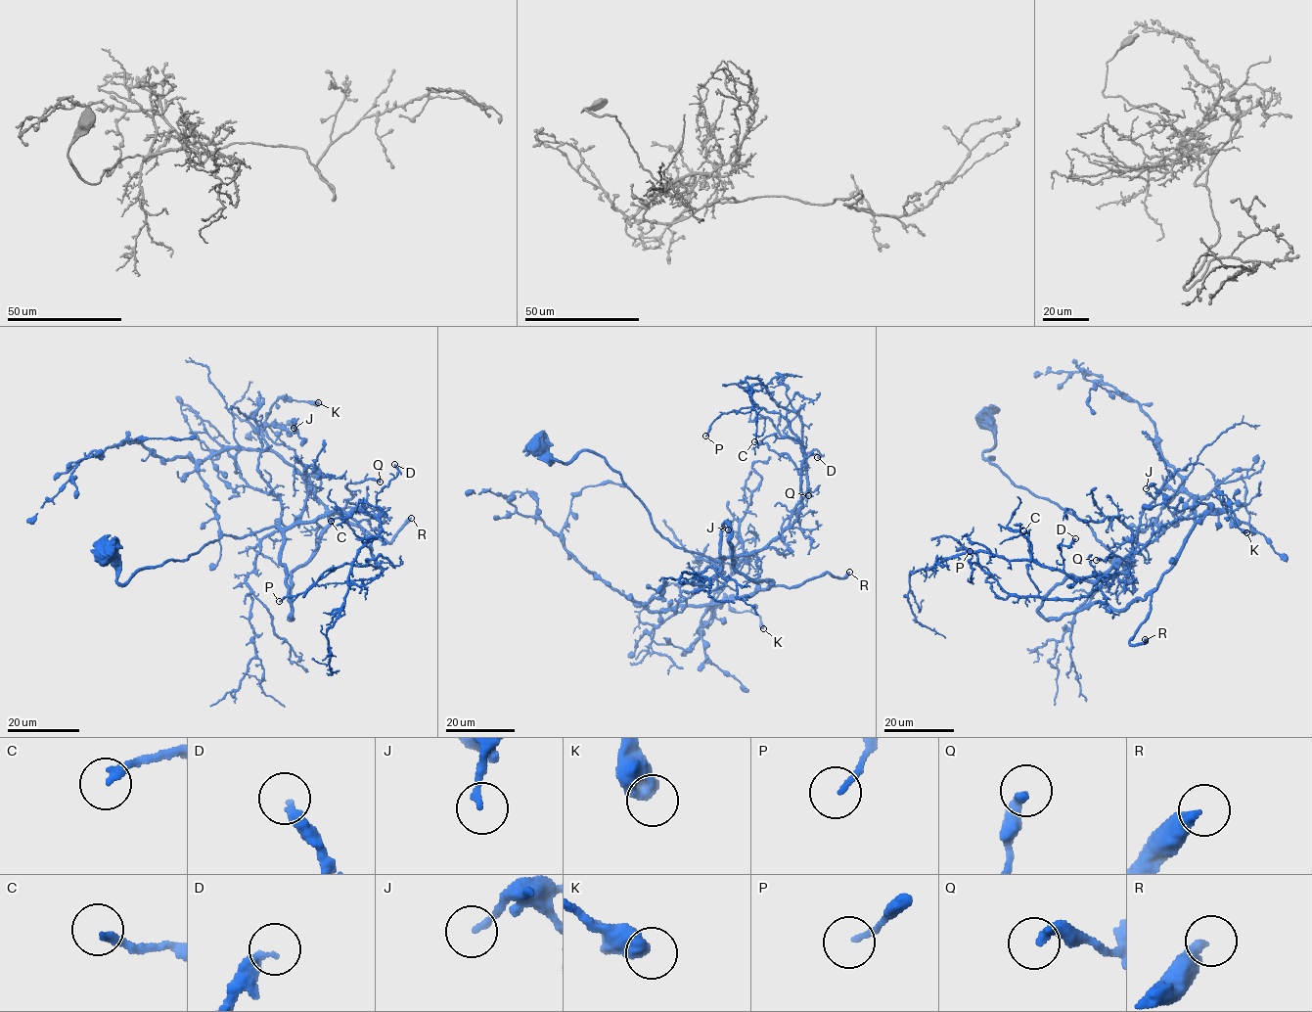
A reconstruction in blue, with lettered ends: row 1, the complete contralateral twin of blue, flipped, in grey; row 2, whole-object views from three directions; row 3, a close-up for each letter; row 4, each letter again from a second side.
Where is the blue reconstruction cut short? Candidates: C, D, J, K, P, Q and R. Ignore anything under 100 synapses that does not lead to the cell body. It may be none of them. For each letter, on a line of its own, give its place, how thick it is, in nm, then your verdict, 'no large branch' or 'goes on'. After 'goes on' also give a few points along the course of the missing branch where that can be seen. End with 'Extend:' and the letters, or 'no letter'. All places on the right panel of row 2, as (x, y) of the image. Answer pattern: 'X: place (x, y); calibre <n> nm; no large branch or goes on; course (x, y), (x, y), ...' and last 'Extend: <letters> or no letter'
C: place (1023, 530); calibre 220 nm; no large branch
D: place (1075, 538); calibre 320 nm; no large branch
J: place (1146, 488); calibre 190 nm; no large branch
K: place (1246, 532); calibre 600 nm; no large branch
P: place (970, 551); calibre 140 nm; no large branch
Q: place (1096, 560); calibre 300 nm; no large branch
R: place (1145, 639); calibre 380 nm; goes on; course (1145, 639), (1161, 675), (1216, 653), (1234, 657), (1250, 692), (1217, 723), (1151, 716)
Extend: R

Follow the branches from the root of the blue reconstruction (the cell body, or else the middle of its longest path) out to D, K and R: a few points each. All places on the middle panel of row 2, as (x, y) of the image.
D: (538, 443), (552, 463), (601, 456), (656, 530), (715, 560), (781, 535), (807, 489), (801, 461), (817, 457)
K: (538, 443), (552, 463), (601, 456), (677, 547), (746, 555), (707, 624), (726, 600), (763, 628)
R: (538, 443), (552, 463), (583, 450), (601, 456), (656, 530), (722, 566), (682, 611), (849, 572)

